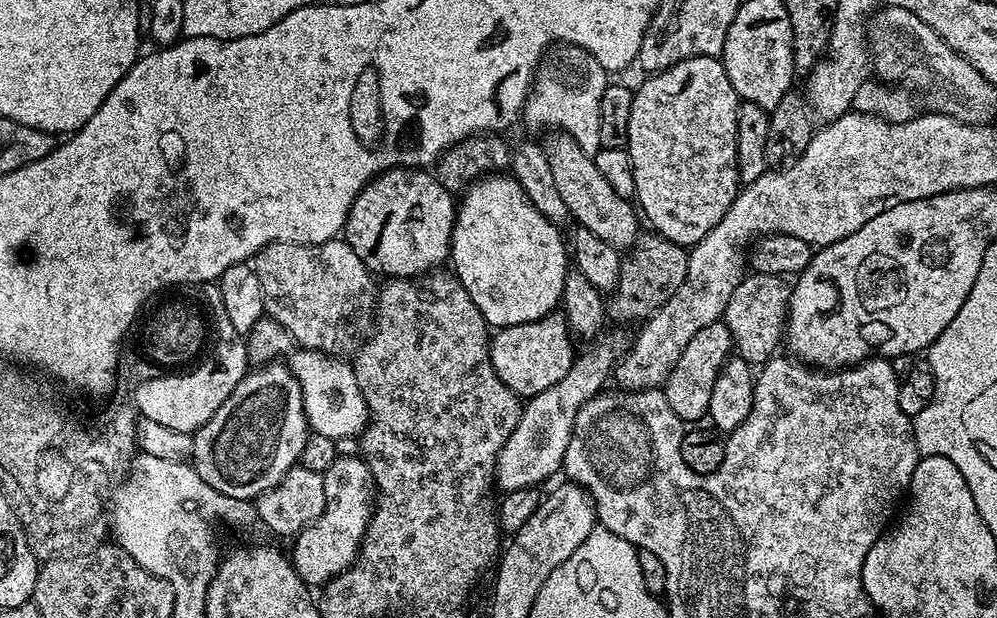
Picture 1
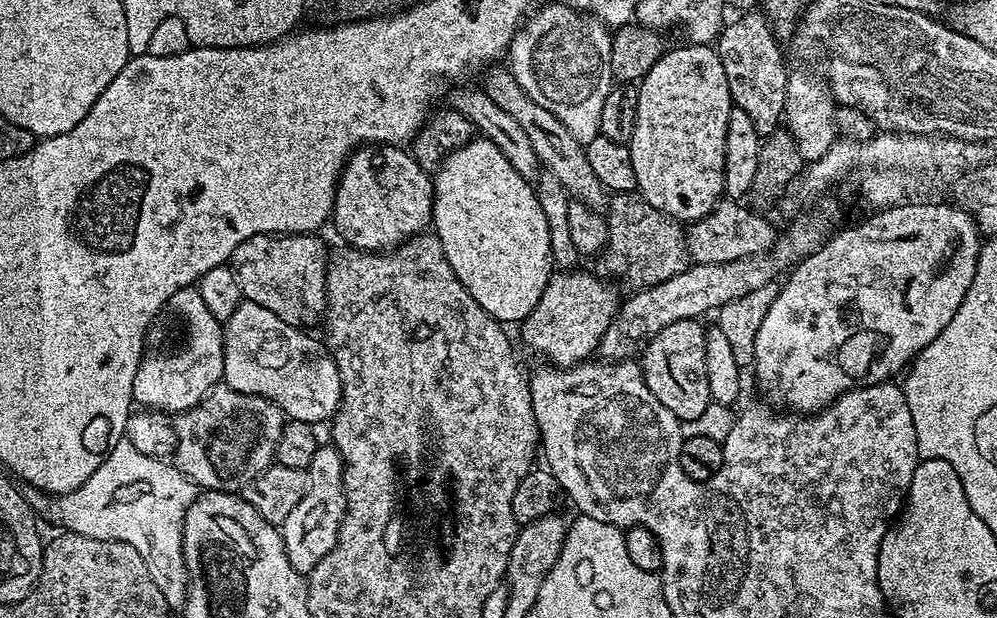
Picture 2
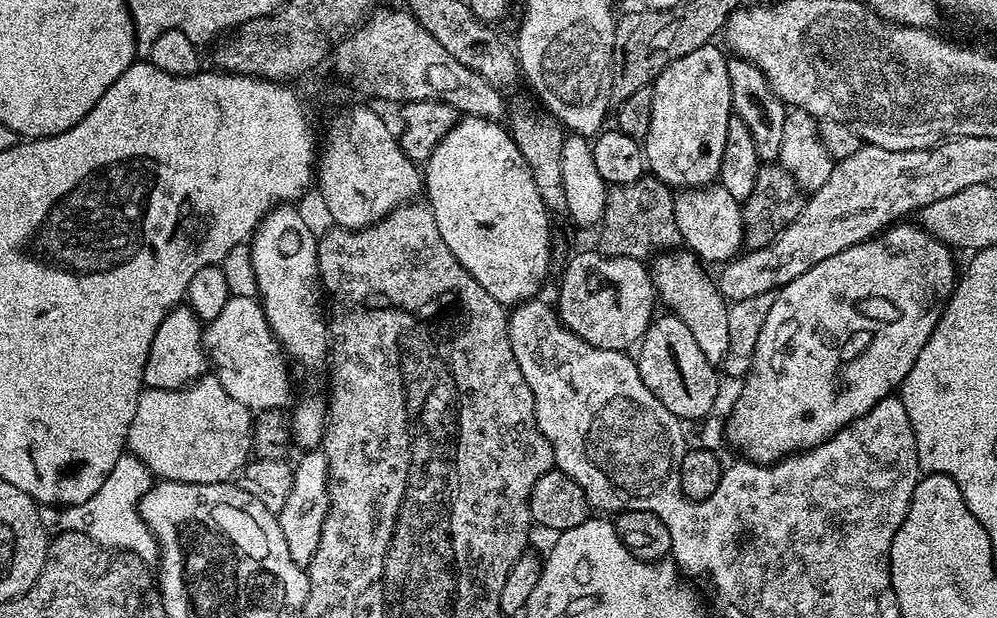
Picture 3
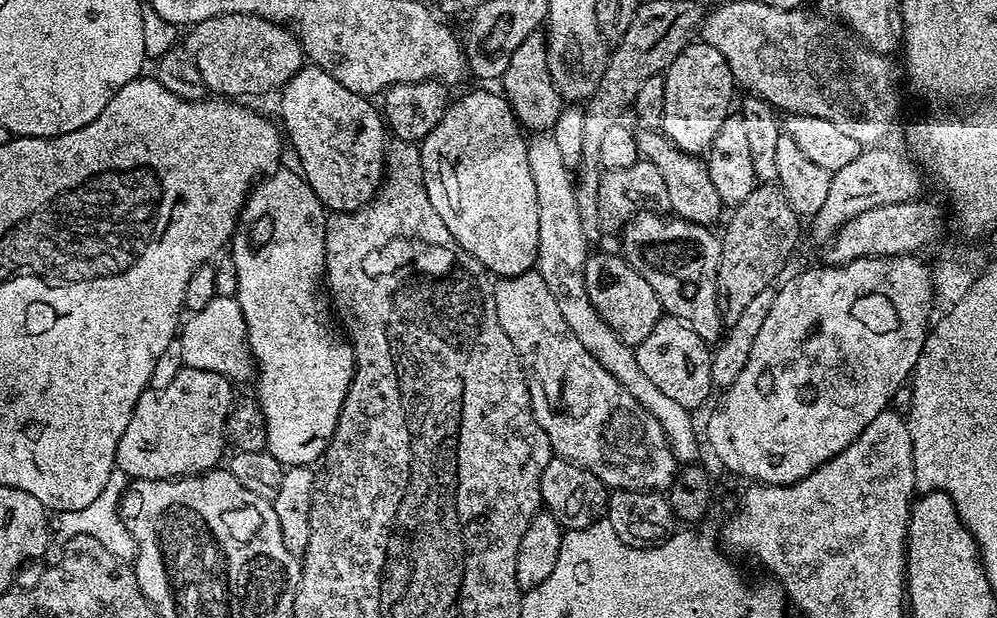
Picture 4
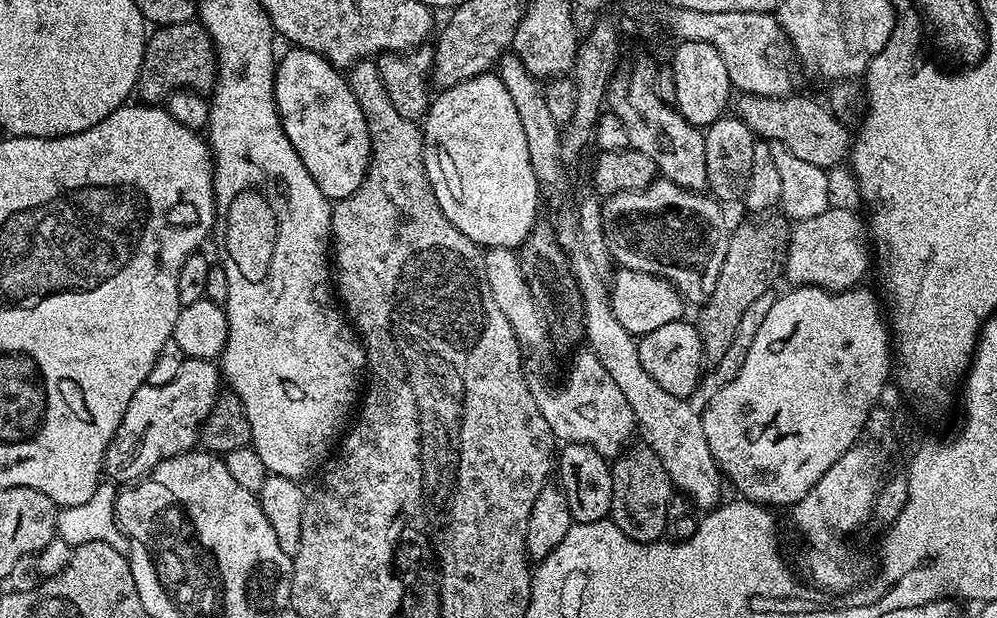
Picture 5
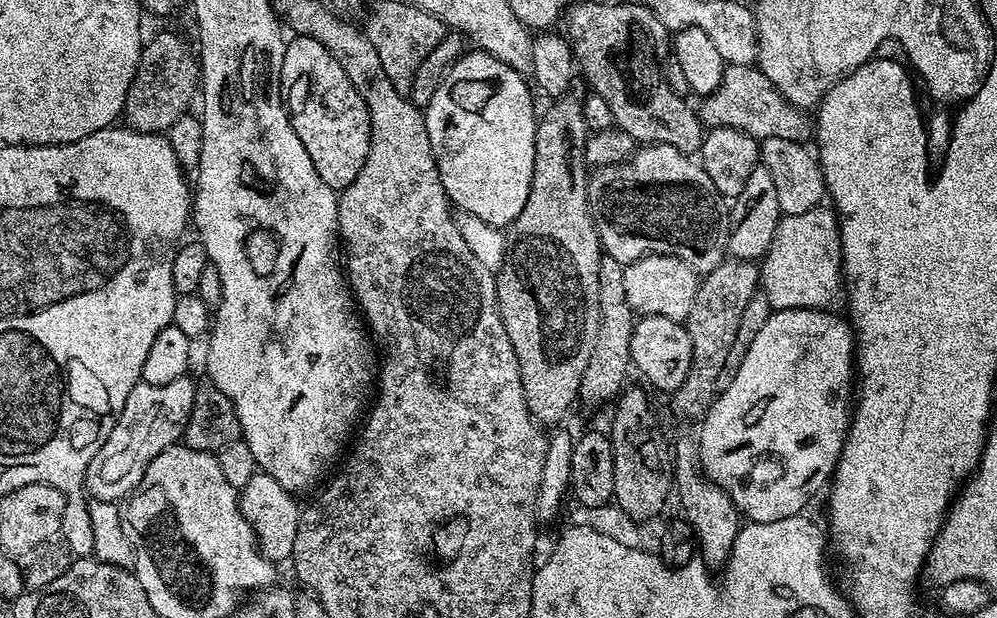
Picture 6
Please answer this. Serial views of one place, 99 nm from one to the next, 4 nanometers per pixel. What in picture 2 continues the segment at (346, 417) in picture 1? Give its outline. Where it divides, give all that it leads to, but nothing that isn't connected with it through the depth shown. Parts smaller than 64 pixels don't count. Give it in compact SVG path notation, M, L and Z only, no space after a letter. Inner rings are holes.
M241 299L238 310L223 321L224 326L224 379L223 383L234 390L251 396L261 396L272 400L284 411L288 420L306 422L313 426L331 421L340 409L342 399L342 382L338 374L338 366L329 354L323 339L315 340L307 336L295 324L287 324L284 317L274 314L274 310L266 310L266 306L258 306L258 302Z

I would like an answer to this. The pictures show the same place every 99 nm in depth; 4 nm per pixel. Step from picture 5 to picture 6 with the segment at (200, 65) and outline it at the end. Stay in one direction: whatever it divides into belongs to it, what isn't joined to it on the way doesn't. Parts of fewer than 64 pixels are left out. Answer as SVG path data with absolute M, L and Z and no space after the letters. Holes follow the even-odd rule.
M160 32L140 50L140 61L126 102L122 120L135 132L167 133L180 116L189 111L192 99L197 99L200 83L200 61L193 55L194 48L176 32ZM192 52L192 56L191 56Z

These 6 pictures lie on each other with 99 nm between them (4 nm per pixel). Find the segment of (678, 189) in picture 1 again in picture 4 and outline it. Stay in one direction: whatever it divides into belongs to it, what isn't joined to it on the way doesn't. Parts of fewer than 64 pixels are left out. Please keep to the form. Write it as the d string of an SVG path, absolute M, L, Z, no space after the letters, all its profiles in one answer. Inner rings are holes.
M693 42L685 46L682 54L663 73L665 80L665 106L658 119L659 127L674 146L683 152L707 153L714 134L730 114L734 81L726 58L714 50L714 46Z

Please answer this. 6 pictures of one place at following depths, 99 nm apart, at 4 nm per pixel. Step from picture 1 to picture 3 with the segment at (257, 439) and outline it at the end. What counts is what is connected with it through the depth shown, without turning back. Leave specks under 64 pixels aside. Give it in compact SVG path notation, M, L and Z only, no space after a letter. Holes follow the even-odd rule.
M205 374L183 388L144 388L130 422L126 448L144 463L153 477L160 480L177 480L183 484L227 484L239 477L240 471L253 455L253 419L252 409L230 398L219 378L214 374Z

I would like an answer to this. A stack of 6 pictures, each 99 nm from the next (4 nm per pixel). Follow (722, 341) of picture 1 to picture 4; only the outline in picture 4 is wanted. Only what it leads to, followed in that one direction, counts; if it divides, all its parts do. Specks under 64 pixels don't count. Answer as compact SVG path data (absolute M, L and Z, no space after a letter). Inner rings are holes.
M667 314L661 315L654 330L650 330L650 334L646 334L646 338L635 345L634 351L642 374L646 374L646 378L650 378L650 382L654 382L662 394L667 394L673 402L678 402L678 406L696 410L708 395L713 395L710 378L712 353L709 345L698 338L698 334L694 334L694 330L690 330L684 320Z

